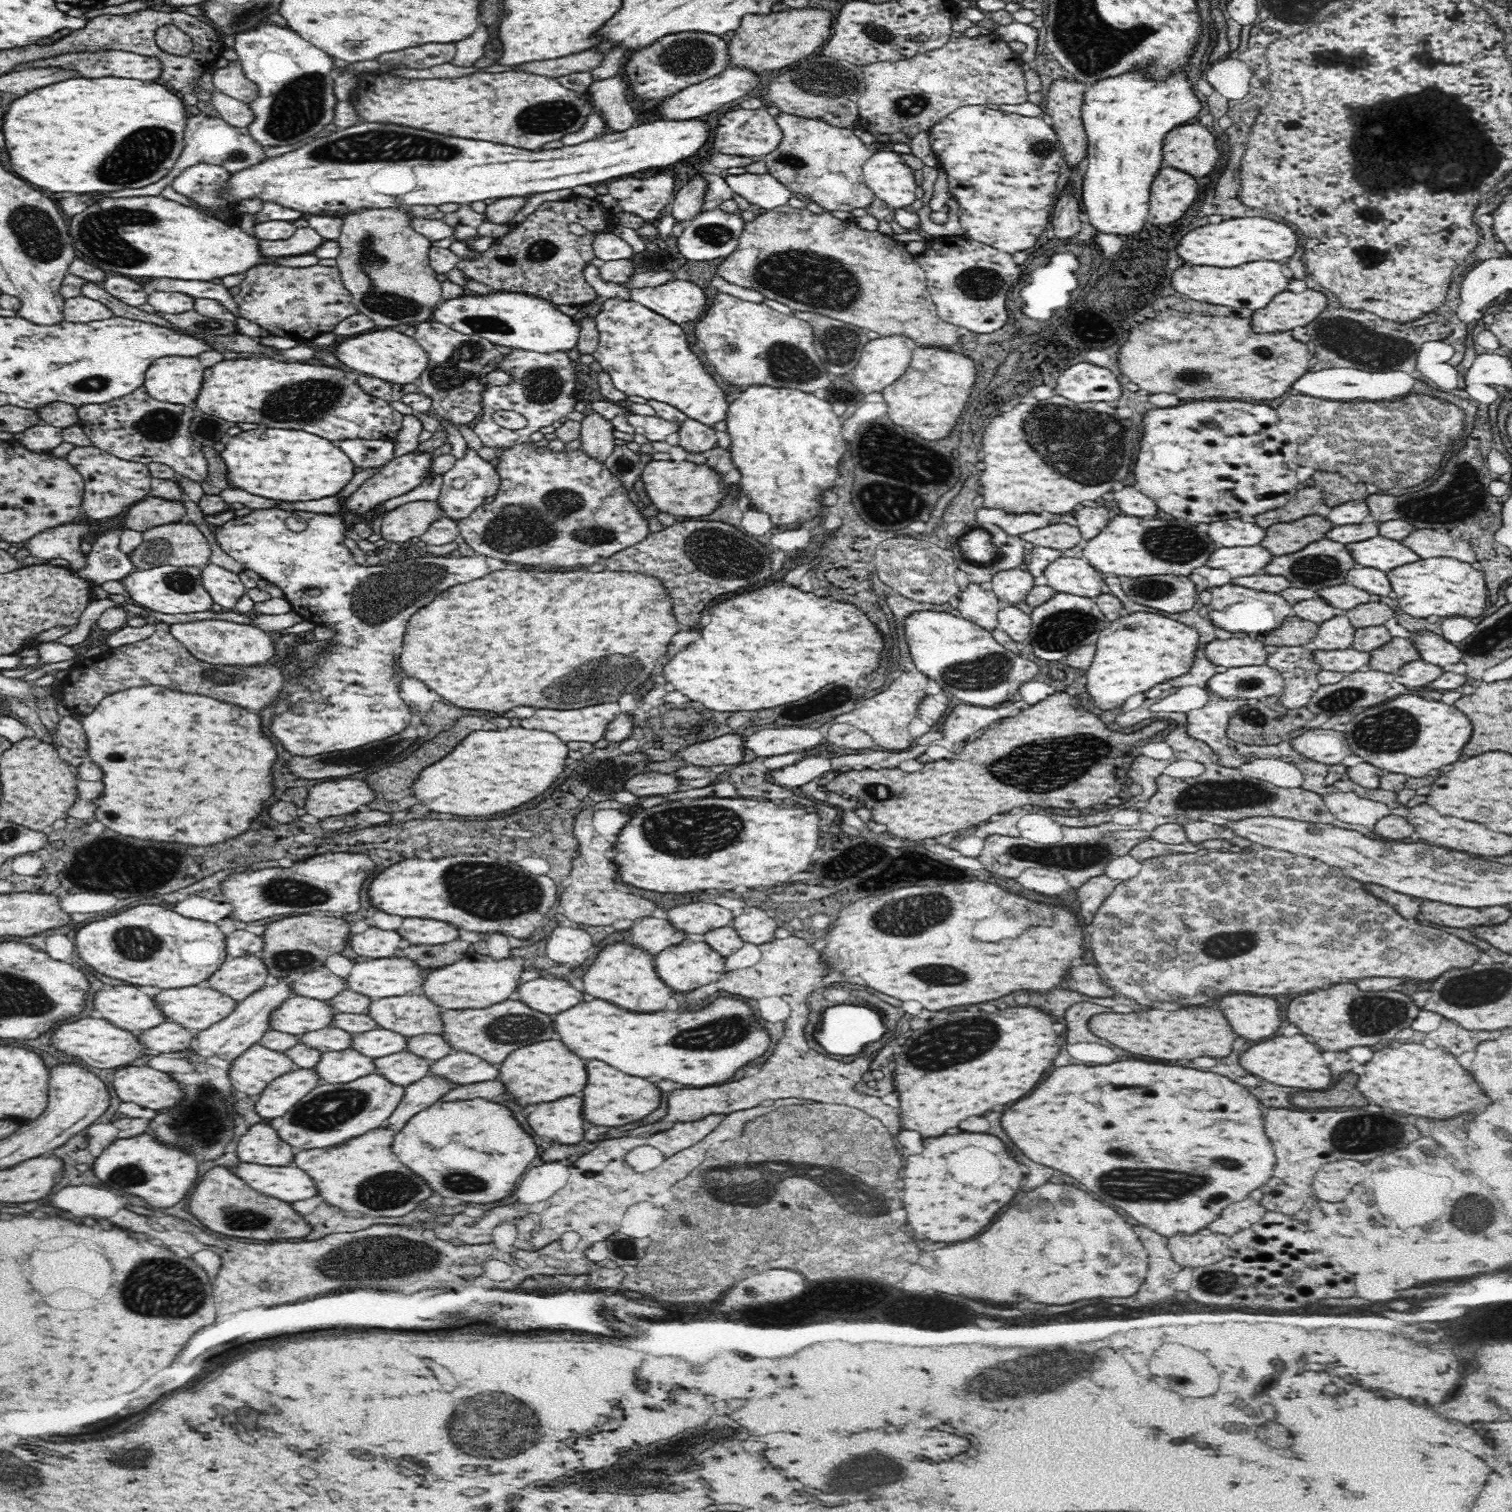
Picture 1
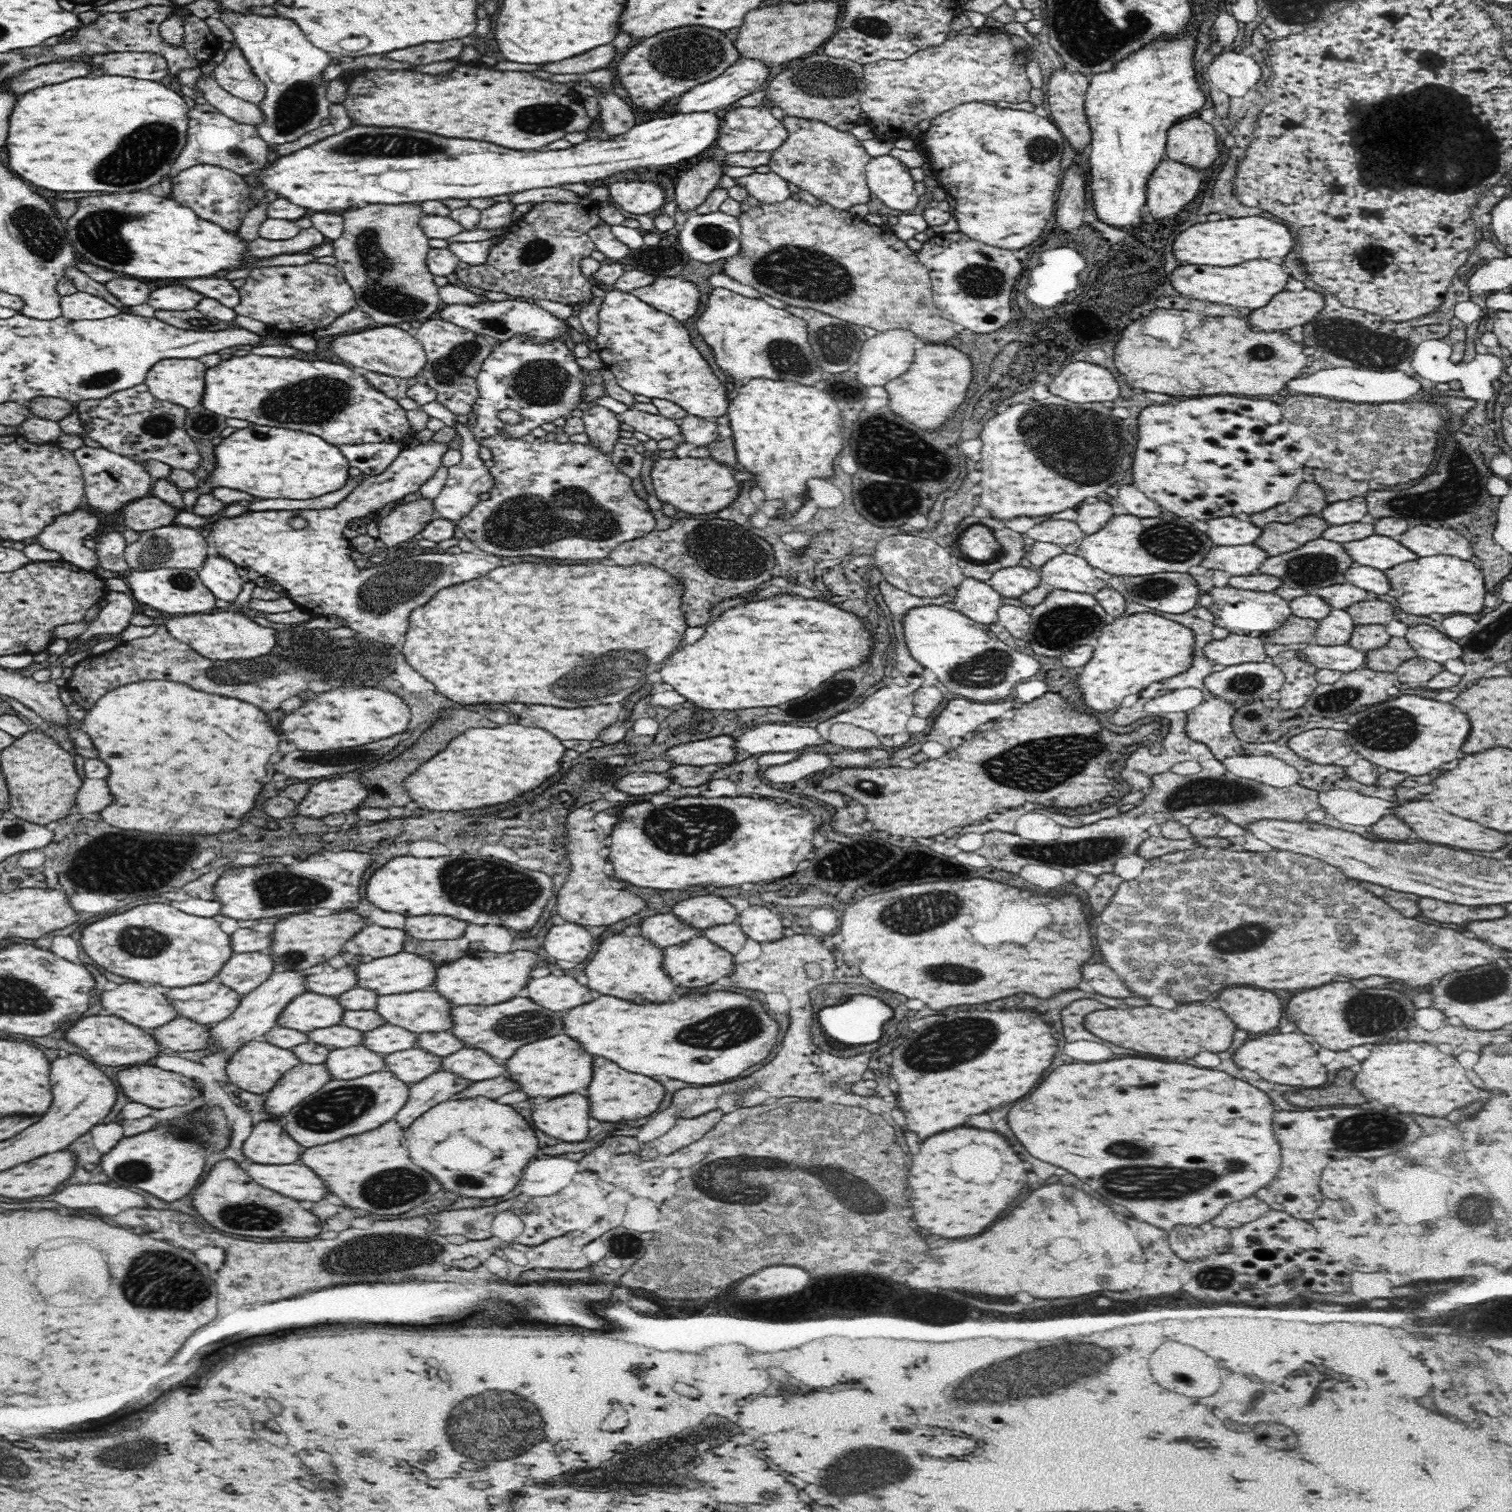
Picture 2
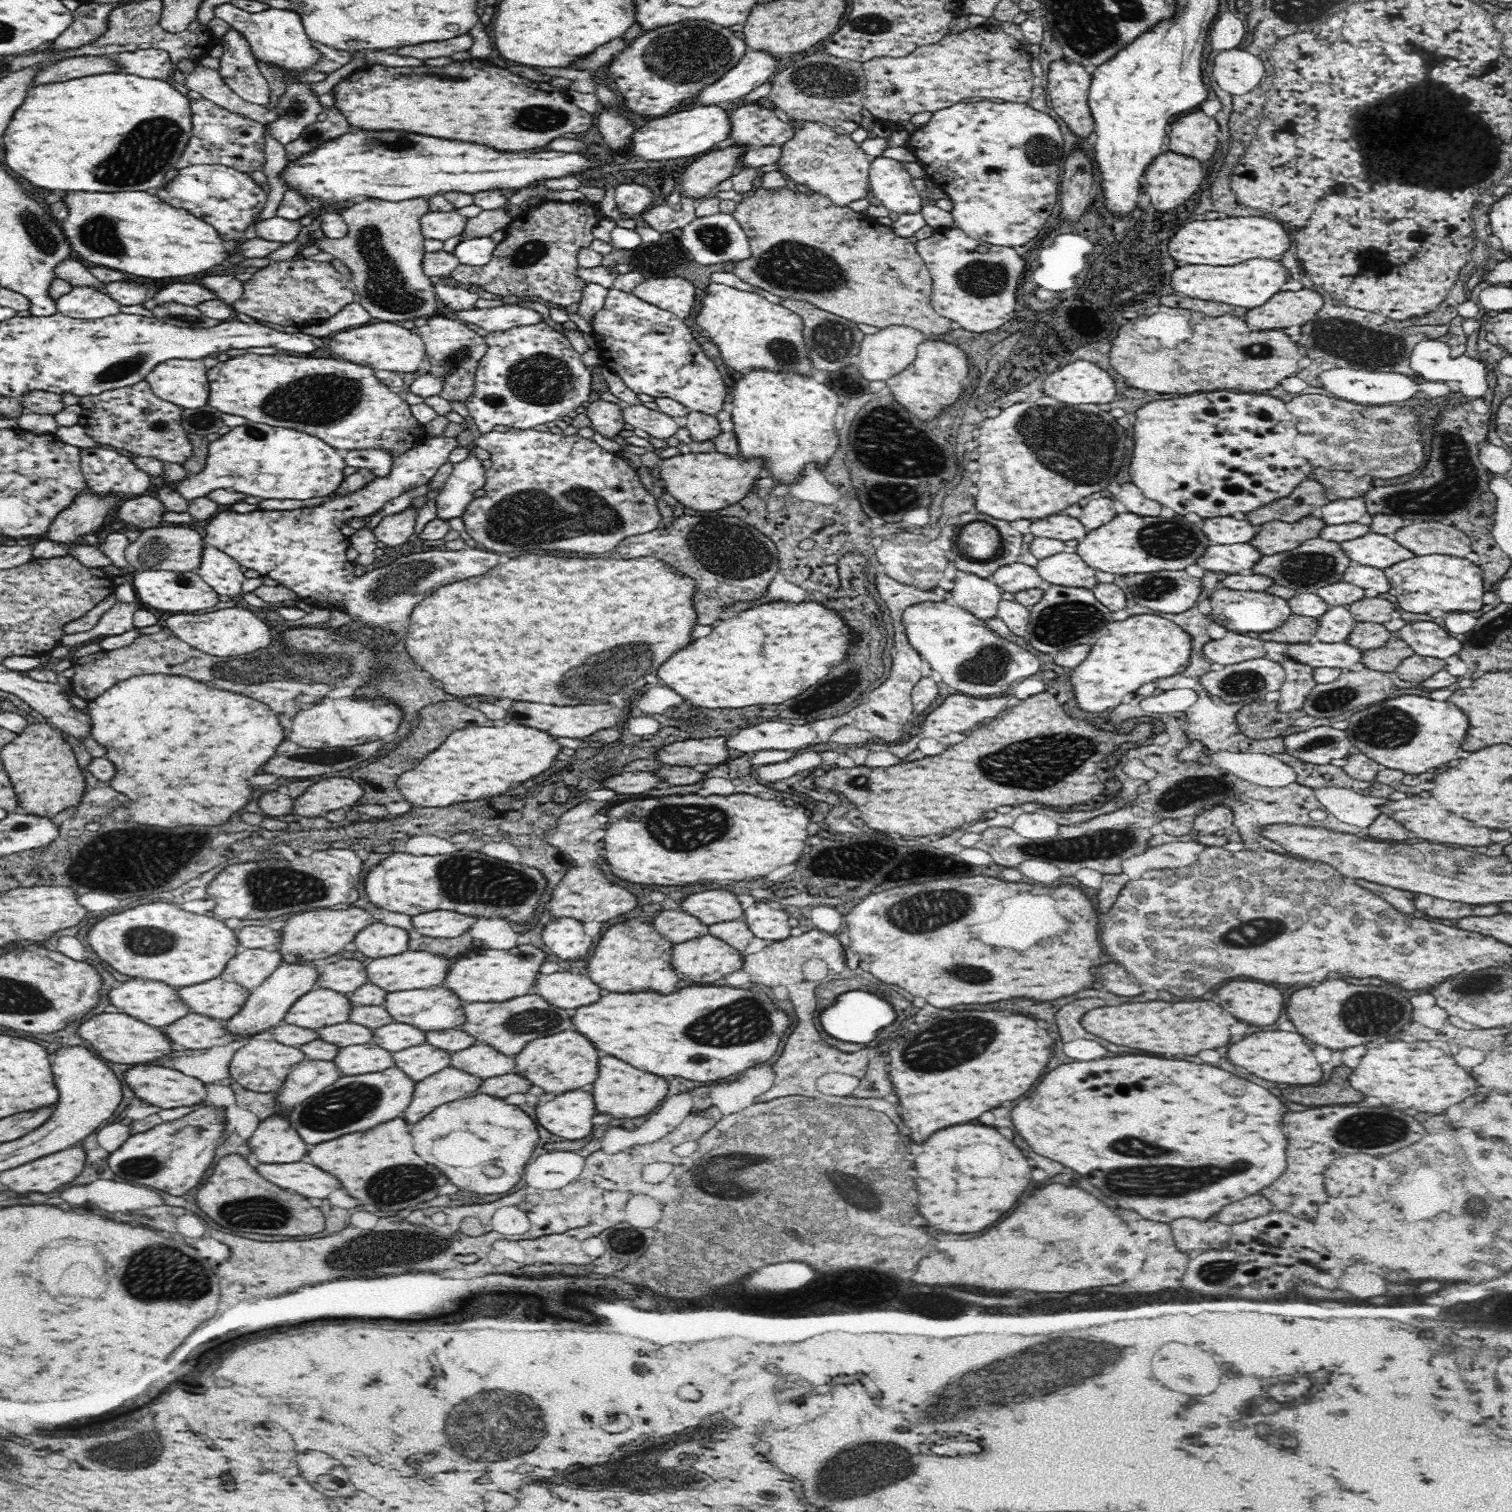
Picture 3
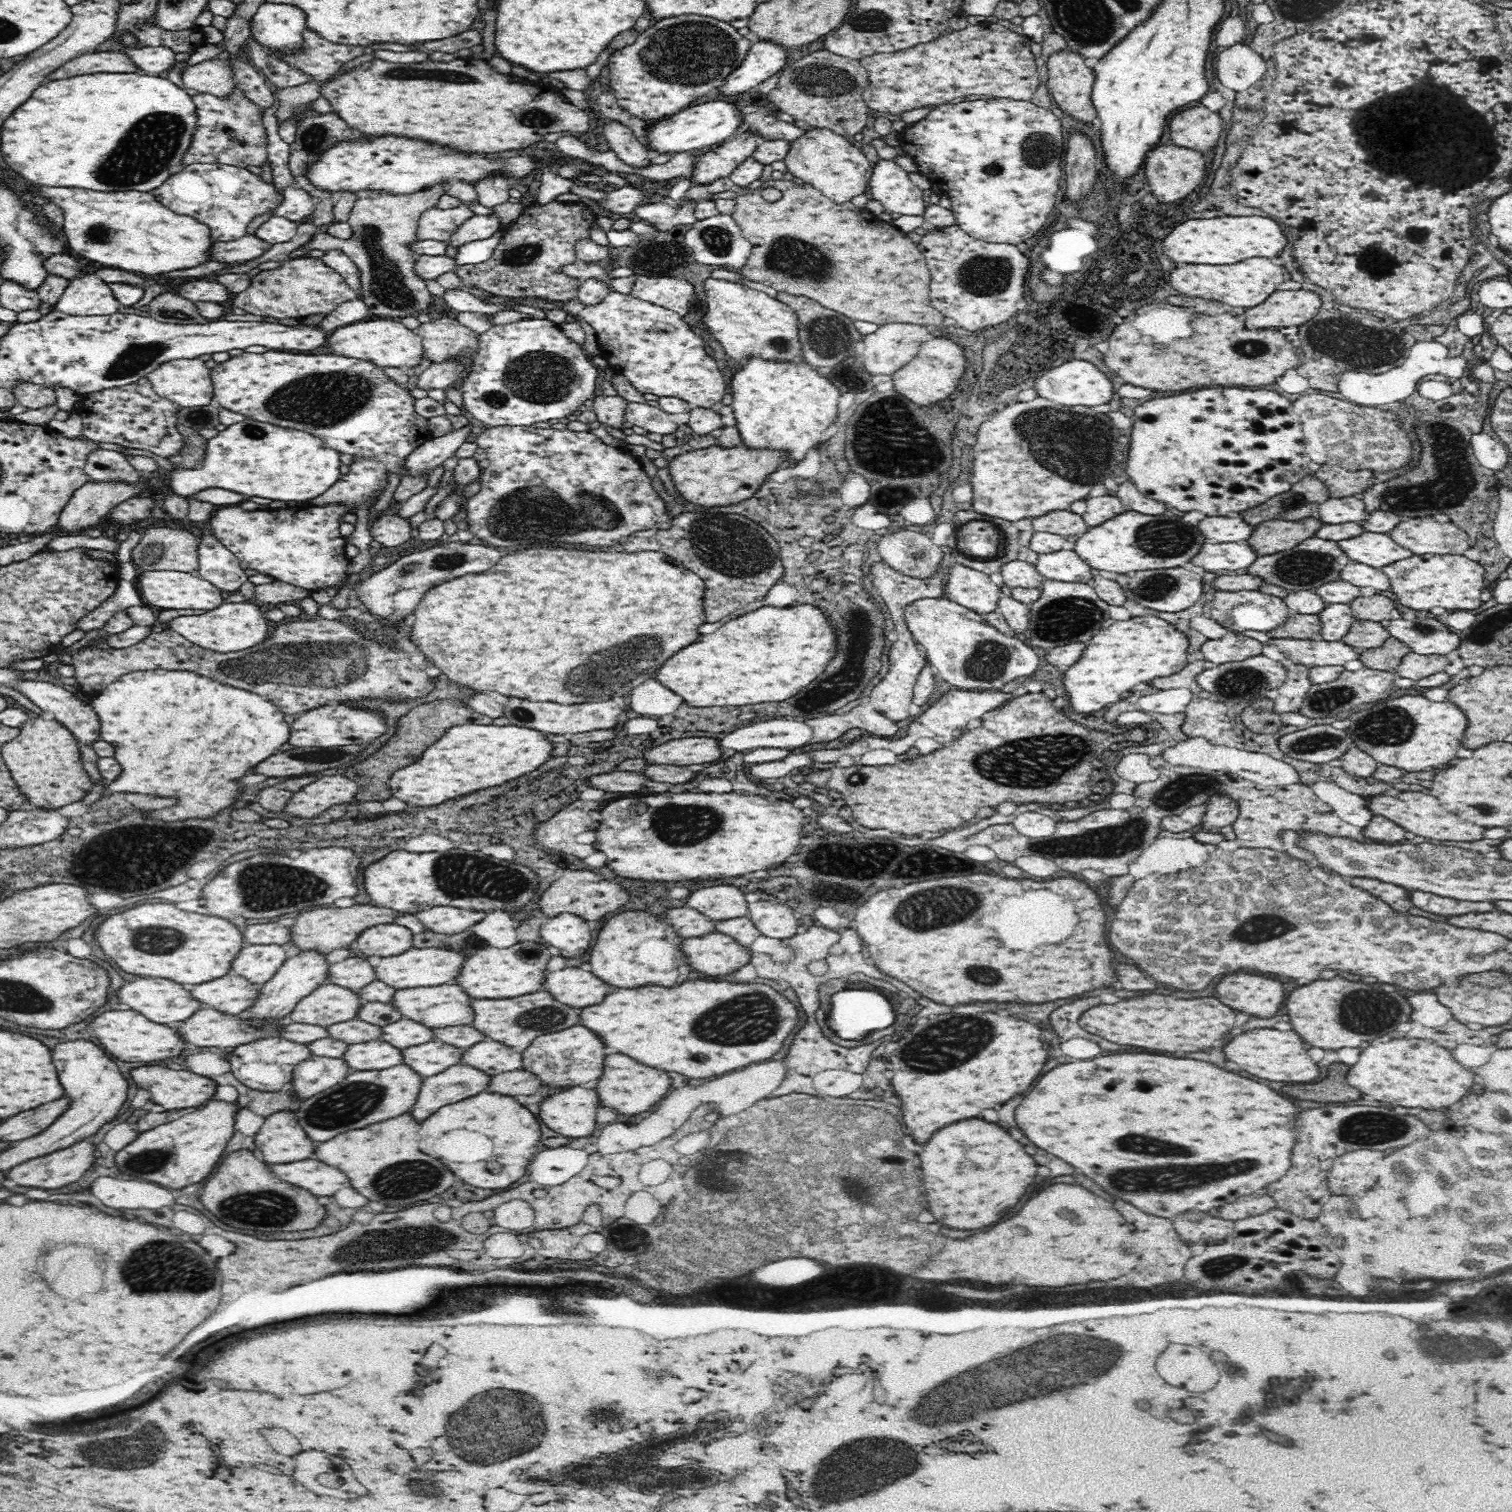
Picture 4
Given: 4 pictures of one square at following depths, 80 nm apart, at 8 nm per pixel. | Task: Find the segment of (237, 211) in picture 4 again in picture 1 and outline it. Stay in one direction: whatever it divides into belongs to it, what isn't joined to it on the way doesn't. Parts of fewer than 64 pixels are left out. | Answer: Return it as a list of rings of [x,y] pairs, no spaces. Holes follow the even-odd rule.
[[[198,163],[185,168],[170,185],[174,186],[176,192],[192,198],[200,206],[214,210],[228,206],[226,199],[230,198],[226,192],[230,188],[230,178],[232,173],[224,167]]]

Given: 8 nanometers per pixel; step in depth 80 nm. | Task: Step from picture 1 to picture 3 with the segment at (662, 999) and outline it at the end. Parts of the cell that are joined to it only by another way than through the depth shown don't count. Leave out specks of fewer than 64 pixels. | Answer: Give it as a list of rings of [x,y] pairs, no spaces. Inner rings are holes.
[[[636,920],[608,928],[586,967],[590,978],[607,992],[644,992],[644,988],[656,988],[656,992],[674,992],[678,974],[674,972],[670,960],[675,960],[675,944],[662,936],[666,935],[662,935],[656,925],[650,926],[648,922],[636,924]]]

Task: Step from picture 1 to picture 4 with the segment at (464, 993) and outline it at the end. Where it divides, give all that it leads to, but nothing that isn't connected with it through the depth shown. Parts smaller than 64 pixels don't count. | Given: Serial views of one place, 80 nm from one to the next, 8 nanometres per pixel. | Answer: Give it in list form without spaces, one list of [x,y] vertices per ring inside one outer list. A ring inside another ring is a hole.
[[[518,941],[511,948],[480,948],[466,960],[454,983],[460,985],[472,999],[514,998],[542,990],[546,965],[552,958],[548,946],[533,941]]]

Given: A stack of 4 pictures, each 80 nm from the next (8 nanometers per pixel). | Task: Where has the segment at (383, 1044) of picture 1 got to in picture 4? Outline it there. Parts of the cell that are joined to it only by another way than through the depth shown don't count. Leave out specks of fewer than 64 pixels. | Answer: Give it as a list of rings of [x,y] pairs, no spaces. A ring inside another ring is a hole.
[[[408,1019],[398,1020],[392,1024],[387,1024],[382,1028],[380,1040],[388,1041],[388,1044],[395,1045],[396,1048],[407,1049],[411,1046],[427,1043],[434,1040],[434,1029],[418,1021]]]

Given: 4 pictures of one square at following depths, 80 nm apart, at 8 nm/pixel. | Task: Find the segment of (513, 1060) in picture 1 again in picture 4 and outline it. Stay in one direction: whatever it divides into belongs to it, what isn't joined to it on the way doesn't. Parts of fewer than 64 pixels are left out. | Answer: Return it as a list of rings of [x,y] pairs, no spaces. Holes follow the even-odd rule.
[[[578,1023],[560,1032],[552,1032],[552,1034],[535,1038],[522,1052],[522,1069],[536,1074],[542,1080],[542,1084],[548,1084],[554,1088],[580,1086],[600,1078],[604,1070],[606,1048],[602,1040],[596,1034],[592,1034],[590,1028],[584,1028],[584,1026],[586,1025]]]

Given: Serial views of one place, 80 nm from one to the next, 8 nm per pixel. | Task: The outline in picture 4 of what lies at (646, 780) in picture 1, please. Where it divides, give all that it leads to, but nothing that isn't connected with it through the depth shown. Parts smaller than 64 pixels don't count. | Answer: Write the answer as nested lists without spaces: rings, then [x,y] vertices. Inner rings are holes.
[[[616,770],[614,772],[594,774],[584,784],[606,792],[620,792],[635,795],[641,788],[644,788],[644,784],[646,784],[646,780],[648,779],[644,773]]]

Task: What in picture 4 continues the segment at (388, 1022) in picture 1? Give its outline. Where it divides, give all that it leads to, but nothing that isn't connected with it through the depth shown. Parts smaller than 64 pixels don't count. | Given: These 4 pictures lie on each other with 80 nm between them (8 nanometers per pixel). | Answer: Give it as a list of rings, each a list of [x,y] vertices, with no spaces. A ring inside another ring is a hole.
[[[454,982],[434,987],[404,988],[394,991],[391,1005],[402,1015],[403,1019],[418,1021],[428,1028],[444,1028],[446,1026],[470,1025],[474,1021],[471,996]]]

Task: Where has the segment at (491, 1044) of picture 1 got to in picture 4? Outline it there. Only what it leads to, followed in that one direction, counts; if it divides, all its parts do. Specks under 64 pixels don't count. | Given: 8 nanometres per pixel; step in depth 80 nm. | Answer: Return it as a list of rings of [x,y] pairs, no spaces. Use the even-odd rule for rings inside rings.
[[[538,990],[514,998],[472,999],[471,1005],[474,1011],[474,1021],[471,1022],[471,1026],[485,1034],[486,1038],[498,1040],[520,1053],[530,1046],[535,1038],[576,1026],[580,1020],[580,1009],[562,1004],[547,990]]]

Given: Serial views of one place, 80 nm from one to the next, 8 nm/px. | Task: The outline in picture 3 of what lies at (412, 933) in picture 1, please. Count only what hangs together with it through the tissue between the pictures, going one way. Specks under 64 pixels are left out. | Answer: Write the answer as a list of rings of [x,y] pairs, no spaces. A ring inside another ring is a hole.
[[[438,910],[438,912],[428,912],[428,914],[418,914],[412,917],[411,932],[432,938],[452,938],[462,936],[474,924],[478,918],[456,914],[448,910]]]

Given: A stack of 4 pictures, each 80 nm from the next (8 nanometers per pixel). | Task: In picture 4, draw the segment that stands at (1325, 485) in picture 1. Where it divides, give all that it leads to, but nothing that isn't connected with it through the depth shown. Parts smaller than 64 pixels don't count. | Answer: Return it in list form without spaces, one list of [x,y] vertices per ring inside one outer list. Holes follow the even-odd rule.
[[[1324,465],[1318,472],[1314,472],[1314,476],[1324,482],[1330,498],[1340,499],[1369,490],[1373,473],[1368,469],[1349,472],[1340,466]]]

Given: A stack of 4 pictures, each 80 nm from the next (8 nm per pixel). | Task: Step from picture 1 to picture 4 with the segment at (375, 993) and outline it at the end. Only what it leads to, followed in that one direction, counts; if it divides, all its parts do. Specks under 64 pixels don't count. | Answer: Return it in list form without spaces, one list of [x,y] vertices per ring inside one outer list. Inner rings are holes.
[[[476,940],[476,942],[470,942],[468,948],[462,949],[461,952],[442,948],[413,947],[400,955],[380,958],[378,964],[373,967],[374,973],[376,973],[376,980],[382,981],[388,986],[393,986],[395,990],[450,984],[460,974],[460,969],[464,965],[464,962],[466,962],[466,958],[470,954],[476,954],[482,944],[486,946],[485,941]]]

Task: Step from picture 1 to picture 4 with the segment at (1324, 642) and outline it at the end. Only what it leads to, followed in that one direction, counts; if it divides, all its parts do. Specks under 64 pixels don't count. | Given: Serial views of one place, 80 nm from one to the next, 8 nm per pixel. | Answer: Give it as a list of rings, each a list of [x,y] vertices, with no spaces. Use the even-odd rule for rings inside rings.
[[[1329,604],[1320,612],[1321,633],[1328,642],[1340,641],[1356,621],[1349,604]]]

